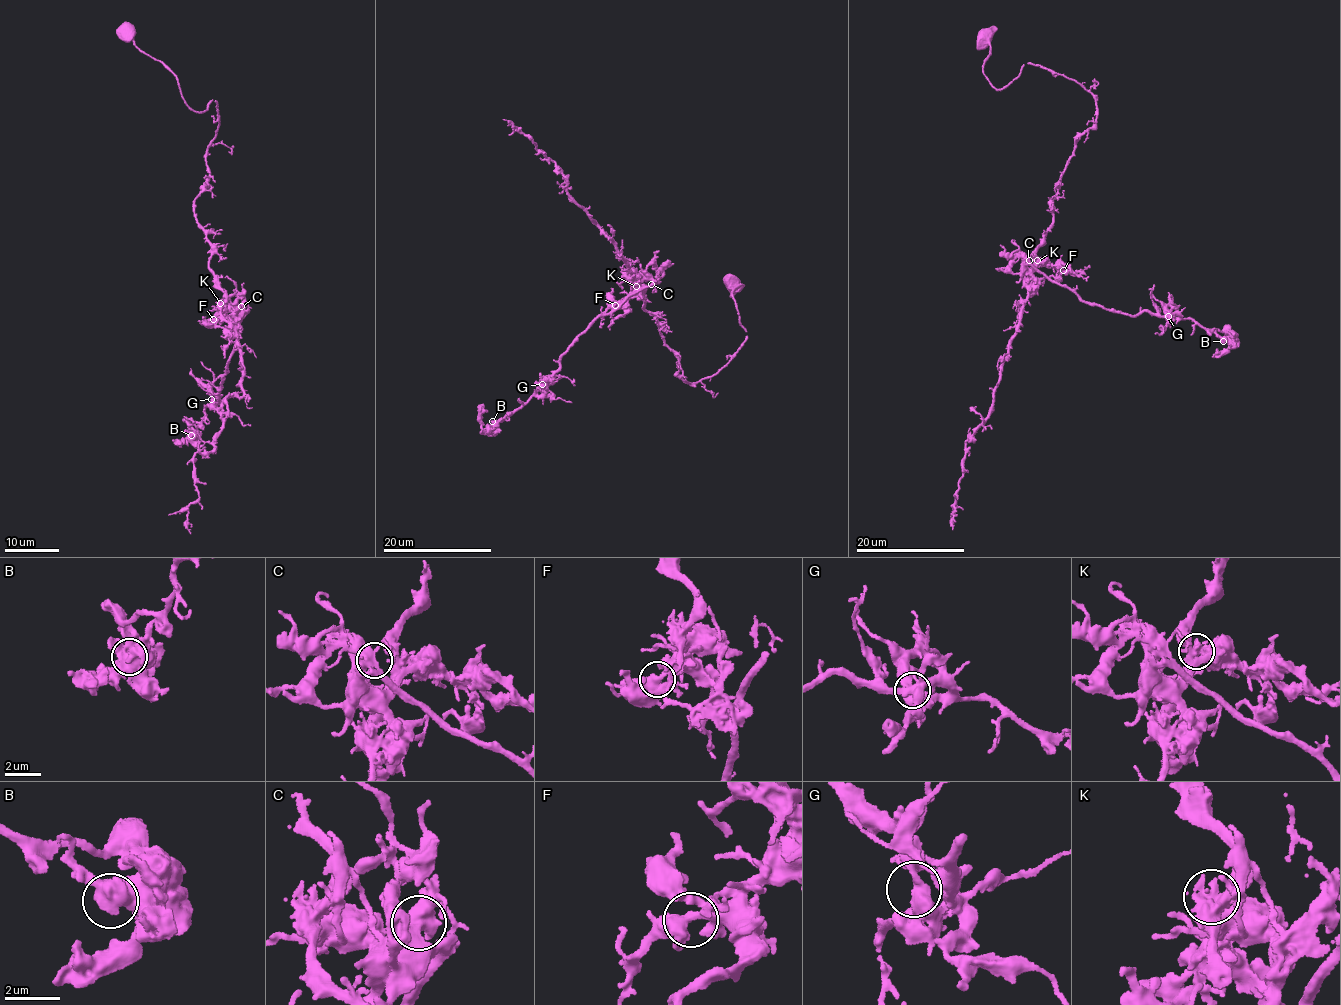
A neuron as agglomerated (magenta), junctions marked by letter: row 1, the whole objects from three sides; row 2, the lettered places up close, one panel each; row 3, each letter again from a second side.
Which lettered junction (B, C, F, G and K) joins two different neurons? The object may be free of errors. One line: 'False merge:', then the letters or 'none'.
False merge: K

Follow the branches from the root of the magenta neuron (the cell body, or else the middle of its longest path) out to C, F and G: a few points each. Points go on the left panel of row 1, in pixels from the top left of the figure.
C: (126, 31), (186, 104), (218, 104), (194, 213), (223, 303), (241, 306)
F: (126, 31), (174, 74), (186, 104), (201, 113), (218, 104), (210, 180), (194, 208), (225, 296), (213, 319)
G: (126, 31), (186, 104), (218, 105), (194, 213), (223, 303), (246, 313), (211, 399)

